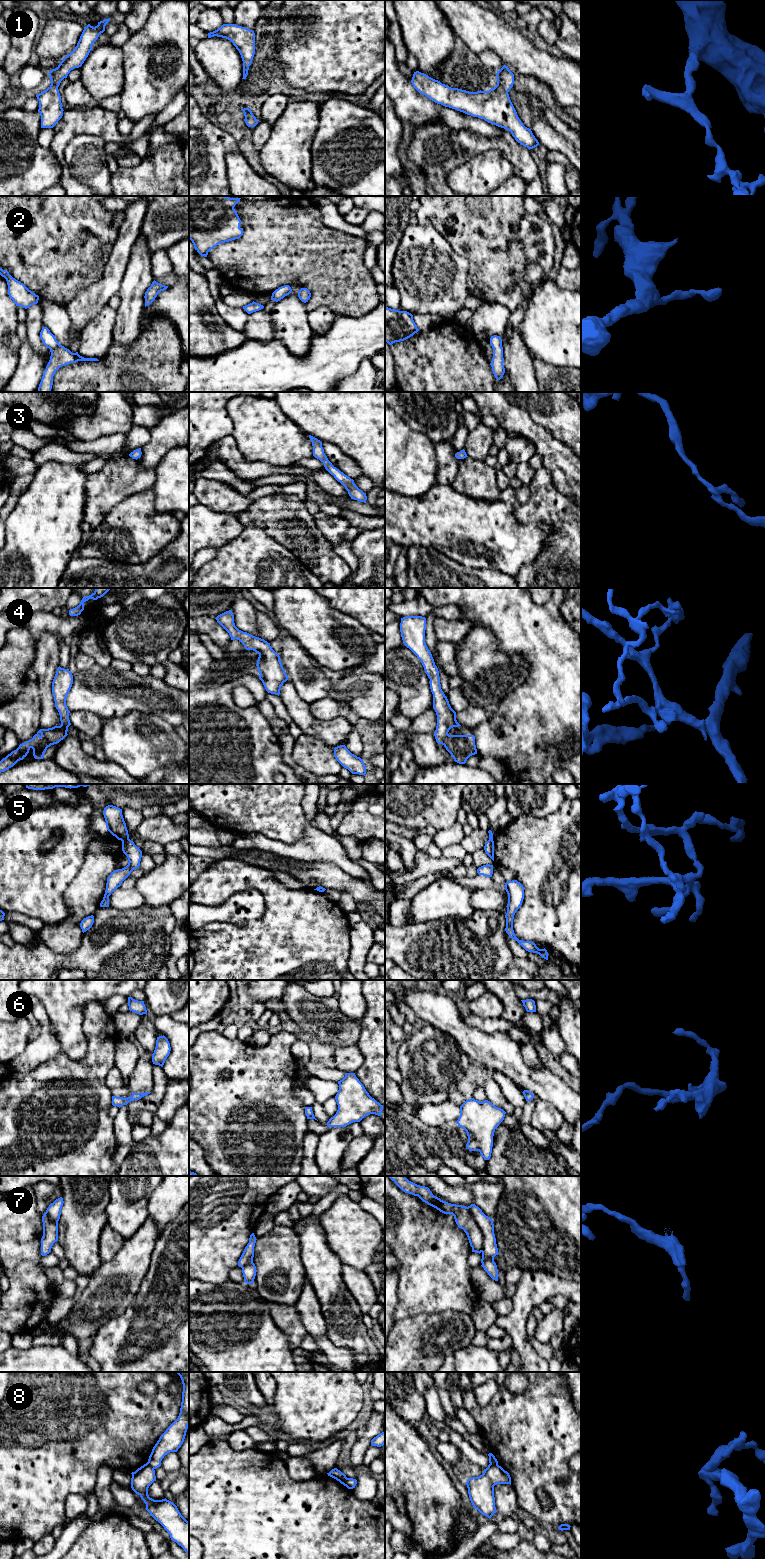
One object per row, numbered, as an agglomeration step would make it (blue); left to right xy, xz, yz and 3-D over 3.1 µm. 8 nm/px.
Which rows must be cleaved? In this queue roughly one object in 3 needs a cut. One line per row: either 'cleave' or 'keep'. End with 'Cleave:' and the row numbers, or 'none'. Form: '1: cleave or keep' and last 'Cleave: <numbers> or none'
1: keep
2: keep
3: keep
4: keep
5: cleave
6: keep
7: cleave
8: cleave
Cleave: 5, 7, 8

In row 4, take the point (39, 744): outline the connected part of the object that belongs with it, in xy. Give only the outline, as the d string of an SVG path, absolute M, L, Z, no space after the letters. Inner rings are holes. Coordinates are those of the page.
M59 666L52 682L52 693L55 707L60 715L61 725L48 729L40 729L32 739L20 744L16 750L12 751L0 761L0 773L13 767L18 761L23 760L31 748L33 749L35 759L43 759L48 747L59 743L68 735L67 731L71 723L66 698L72 684L73 675L69 669L64 669Z

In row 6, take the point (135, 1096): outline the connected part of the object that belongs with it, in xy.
M151 1092L132 1093L132 1095L130 1097L127 1097L127 1098L112 1096L112 1105L120 1108L123 1105L127 1105L129 1102L134 1101L134 1100L139 1100L142 1097L147 1096L150 1093Z

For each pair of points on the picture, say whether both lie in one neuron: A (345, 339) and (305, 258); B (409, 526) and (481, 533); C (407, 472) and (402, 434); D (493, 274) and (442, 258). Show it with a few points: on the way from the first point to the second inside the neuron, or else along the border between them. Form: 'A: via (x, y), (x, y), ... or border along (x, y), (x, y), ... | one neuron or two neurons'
A: border along (336, 314), (359, 317) | two neurons
B: via (427, 526), (458, 526), (463, 529) | one neuron
C: via (405, 463), (402, 460), (402, 443) | one neuron
D: border along (453, 248), (468, 262), (468, 290) | two neurons

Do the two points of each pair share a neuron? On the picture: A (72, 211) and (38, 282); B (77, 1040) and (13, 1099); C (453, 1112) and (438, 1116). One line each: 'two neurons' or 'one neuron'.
A: one neuron
B: two neurons
C: one neuron

